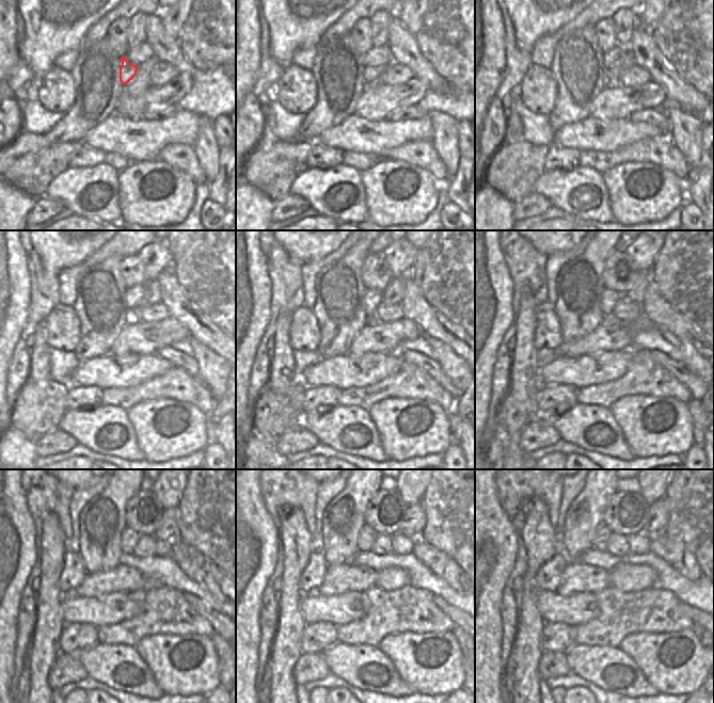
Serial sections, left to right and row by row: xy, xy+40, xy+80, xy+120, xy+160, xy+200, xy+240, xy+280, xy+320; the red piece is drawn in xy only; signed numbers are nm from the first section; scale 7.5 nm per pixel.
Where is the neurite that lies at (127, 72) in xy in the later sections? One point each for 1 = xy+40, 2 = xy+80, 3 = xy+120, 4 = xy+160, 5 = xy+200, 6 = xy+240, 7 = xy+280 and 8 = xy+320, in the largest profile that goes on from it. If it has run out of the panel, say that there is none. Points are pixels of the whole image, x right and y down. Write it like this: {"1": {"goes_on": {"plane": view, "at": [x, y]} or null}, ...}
{"1": {"goes_on": {"plane": "xy+40", "at": [369, 74]}}, "2": {"goes_on": {"plane": "xy+80", "at": [612, 75]}}, "3": {"goes_on": {"plane": "xy+120", "at": [152, 289]}}, "4": {"goes_on": {"plane": "xy+160", "at": [393, 293]}}, "5": {"goes_on": {"plane": "xy+200", "at": [636, 294]}}, "6": {"goes_on": {"plane": "xy+240", "at": [168, 529]}}, "7": {"goes_on": {"plane": "xy+280", "at": [413, 523]}}, "8": {"goes_on": {"plane": "xy+320", "at": [659, 513]}}}

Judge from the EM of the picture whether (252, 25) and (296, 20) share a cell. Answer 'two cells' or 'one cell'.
two cells

